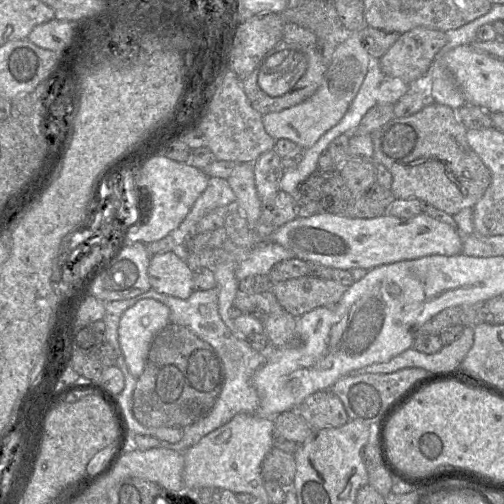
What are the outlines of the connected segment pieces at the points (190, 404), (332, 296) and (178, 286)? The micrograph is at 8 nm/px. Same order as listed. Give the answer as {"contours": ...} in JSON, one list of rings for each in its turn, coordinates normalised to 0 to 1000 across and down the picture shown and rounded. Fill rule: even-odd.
{"contours":[[[[333,643],[306,669],[262,788],[268,831],[294,849],[365,851],[403,831],[440,776],[446,730],[425,690],[381,655]]],[[[603,548],[540,562],[536,577],[563,617],[593,631],[633,609],[661,609],[690,569],[661,554]]],[[[345,500],[302,506],[294,530],[300,571],[355,593],[375,591],[385,577],[383,542]]]]}

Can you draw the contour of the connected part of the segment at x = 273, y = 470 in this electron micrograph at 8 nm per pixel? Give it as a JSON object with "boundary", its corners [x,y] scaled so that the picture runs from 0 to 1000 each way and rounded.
{"boundary":[[[540,889],[518,921],[518,946],[524,956],[550,958],[560,968],[577,968],[587,938],[583,901]]]}

